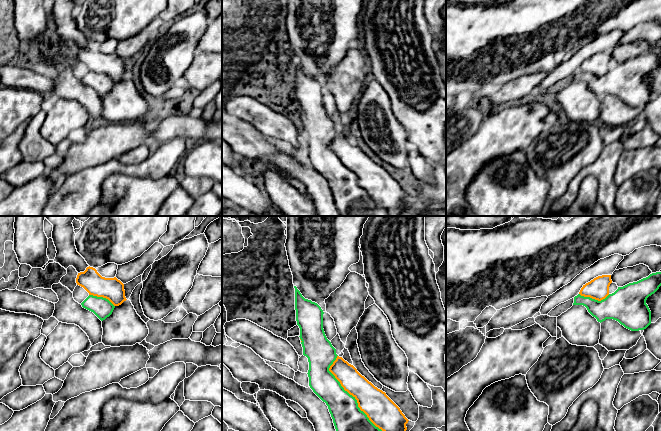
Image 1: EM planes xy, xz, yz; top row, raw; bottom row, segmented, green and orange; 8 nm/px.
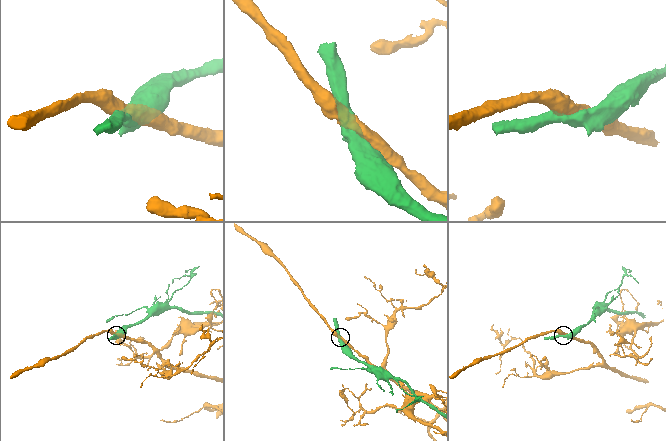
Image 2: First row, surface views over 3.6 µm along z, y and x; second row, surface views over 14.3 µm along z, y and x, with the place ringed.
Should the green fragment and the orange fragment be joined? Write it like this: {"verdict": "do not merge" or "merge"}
{"verdict": "do not merge"}

